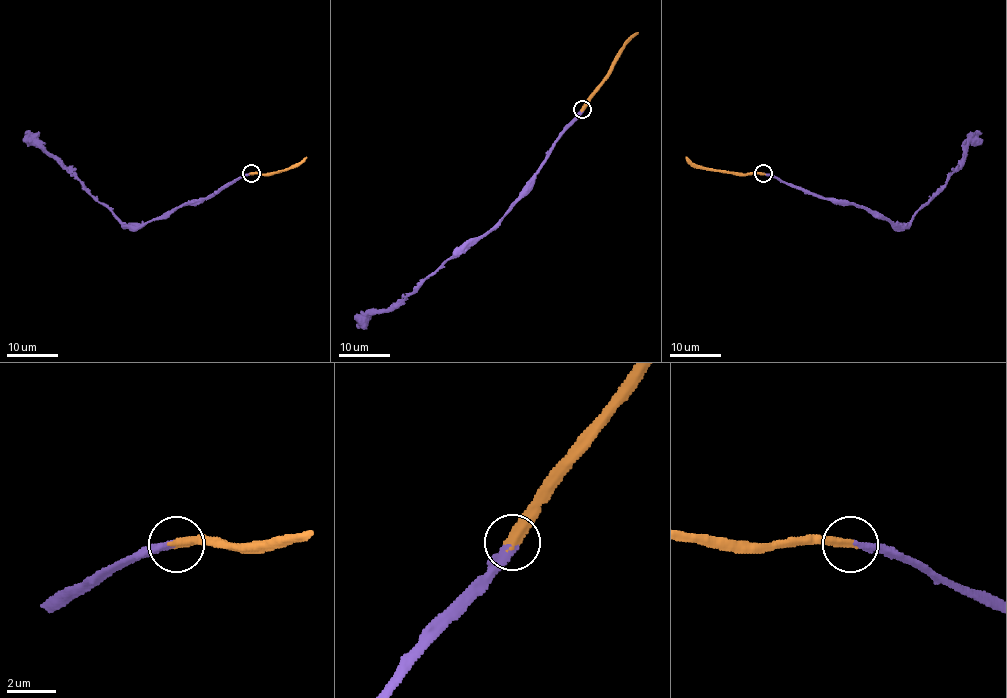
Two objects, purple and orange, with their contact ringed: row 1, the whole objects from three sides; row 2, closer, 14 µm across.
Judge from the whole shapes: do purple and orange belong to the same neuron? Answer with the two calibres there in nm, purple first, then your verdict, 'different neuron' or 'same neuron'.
calibres 360 and 400 nm; same neuron

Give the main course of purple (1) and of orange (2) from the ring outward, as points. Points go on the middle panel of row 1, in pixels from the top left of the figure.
1: (583, 110), (557, 140), (535, 175), (534, 184), (497, 222), (390, 308), (373, 310), (356, 325)
2: (583, 110), (620, 50), (637, 32)

